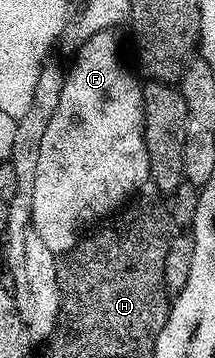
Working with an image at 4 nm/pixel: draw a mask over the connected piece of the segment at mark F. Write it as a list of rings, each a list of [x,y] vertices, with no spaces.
[[[102,30],[79,45],[82,47],[79,48],[74,63],[66,70],[60,104],[56,104],[56,112],[52,112],[52,120],[48,120],[44,140],[40,140],[40,160],[36,163],[36,192],[32,192],[30,224],[36,236],[44,240],[48,252],[55,256],[67,254],[78,243],[83,231],[113,215],[133,190],[150,182],[146,141],[142,139],[142,125],[146,115],[142,110],[143,83],[137,82],[122,67],[118,42],[112,35],[110,30]]]

